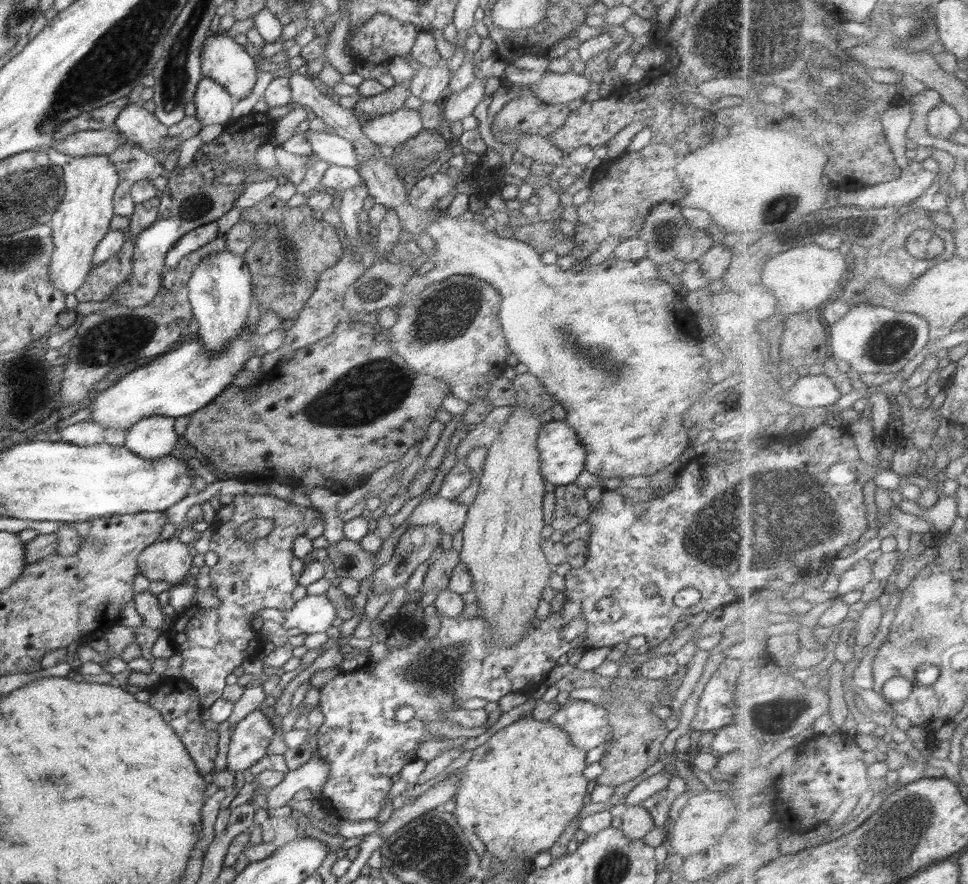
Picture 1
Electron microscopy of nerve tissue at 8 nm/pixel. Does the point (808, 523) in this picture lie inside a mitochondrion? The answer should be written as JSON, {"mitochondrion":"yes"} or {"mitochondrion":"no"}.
{"mitochondrion":"yes"}

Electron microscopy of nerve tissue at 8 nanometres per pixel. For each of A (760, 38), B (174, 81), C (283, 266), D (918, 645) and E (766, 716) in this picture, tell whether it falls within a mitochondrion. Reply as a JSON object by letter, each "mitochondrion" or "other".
{"A":"mitochondrion","B":"mitochondrion","C":"mitochondrion","D":"mitochondrion","E":"mitochondrion"}

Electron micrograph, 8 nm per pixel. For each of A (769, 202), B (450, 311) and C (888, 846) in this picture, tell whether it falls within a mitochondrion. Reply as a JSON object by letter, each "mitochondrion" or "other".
{"A":"mitochondrion","B":"mitochondrion","C":"mitochondrion"}

